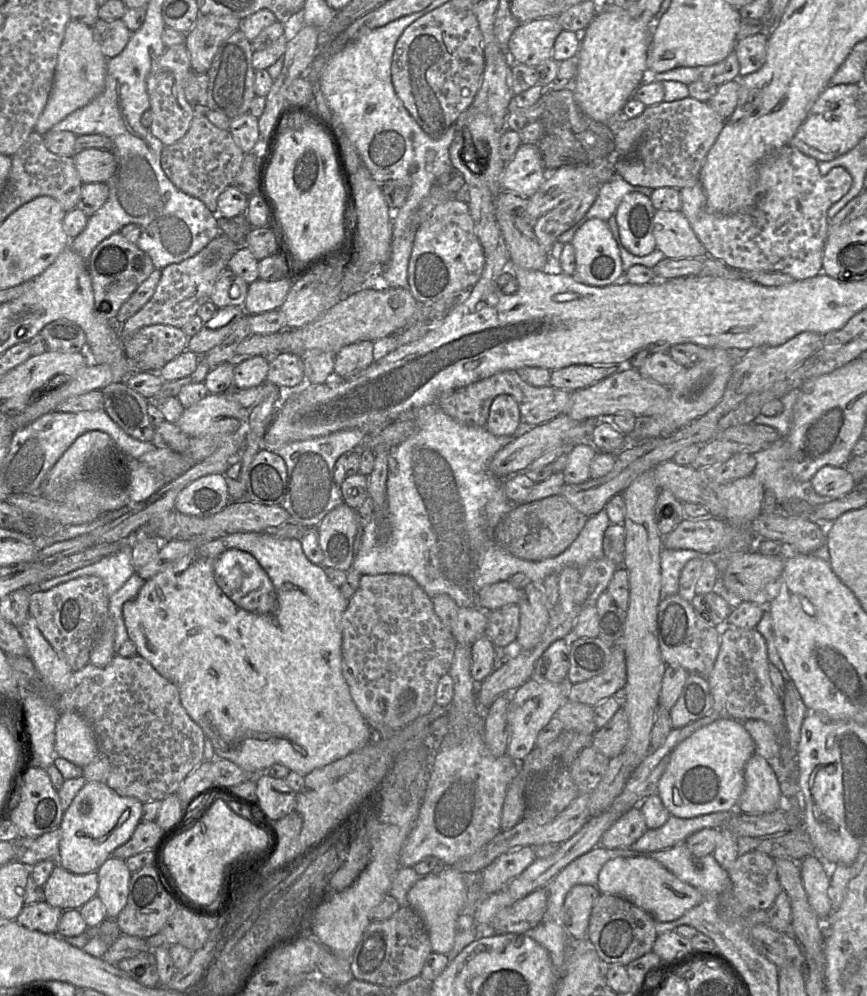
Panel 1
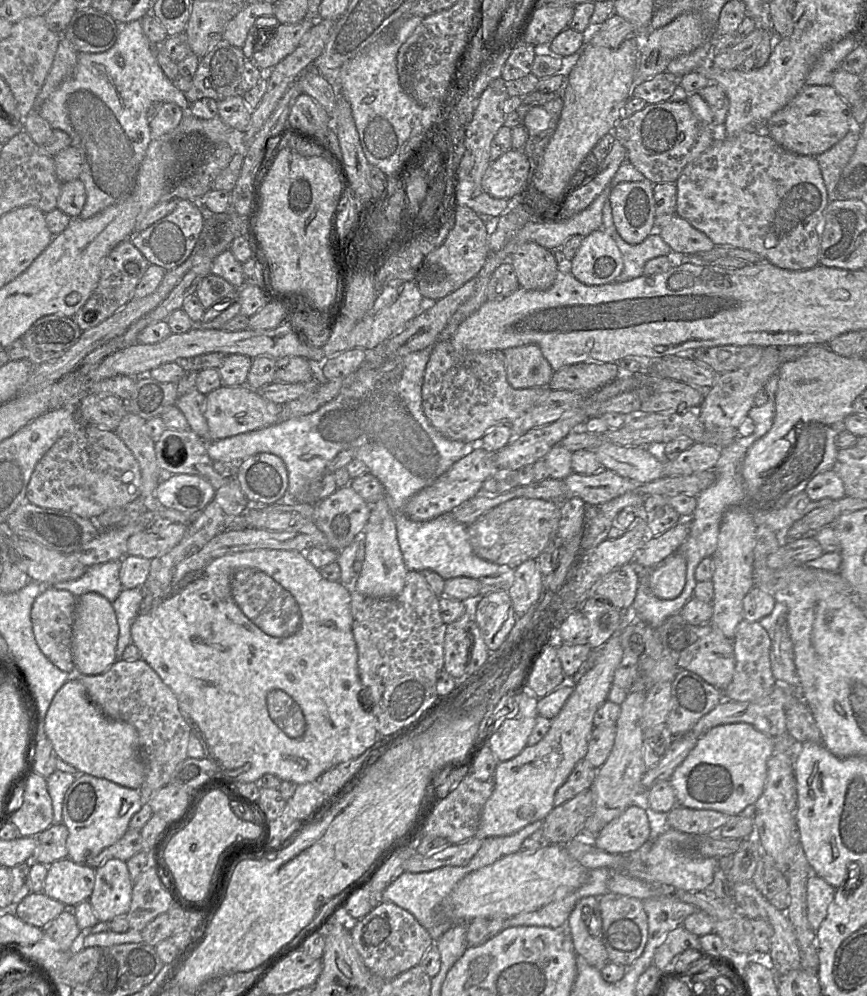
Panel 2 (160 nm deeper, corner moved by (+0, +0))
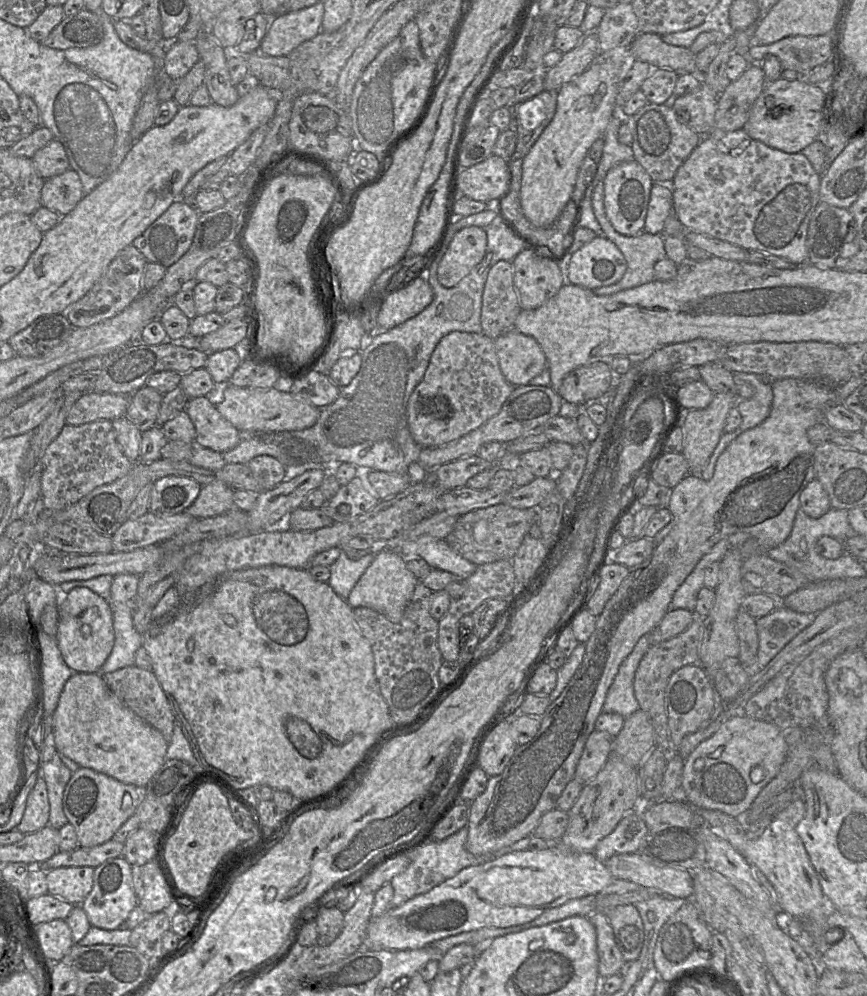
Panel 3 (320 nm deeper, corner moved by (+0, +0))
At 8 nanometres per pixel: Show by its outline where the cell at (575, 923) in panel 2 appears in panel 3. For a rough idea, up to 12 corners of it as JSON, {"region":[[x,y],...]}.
{"region":[[605,912],[588,917],[596,931],[600,979],[626,962]]}

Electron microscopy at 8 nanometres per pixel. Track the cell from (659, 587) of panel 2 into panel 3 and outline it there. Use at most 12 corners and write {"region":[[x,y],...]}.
{"region":[[773,380],[769,416],[672,489],[651,557],[581,664],[469,803],[466,849],[533,834],[621,663],[716,543],[789,537],[835,391]]}

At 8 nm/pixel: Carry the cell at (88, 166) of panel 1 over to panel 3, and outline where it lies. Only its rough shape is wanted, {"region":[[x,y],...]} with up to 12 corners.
{"region":[[56,139],[31,160],[44,180],[70,169],[65,148]]}

